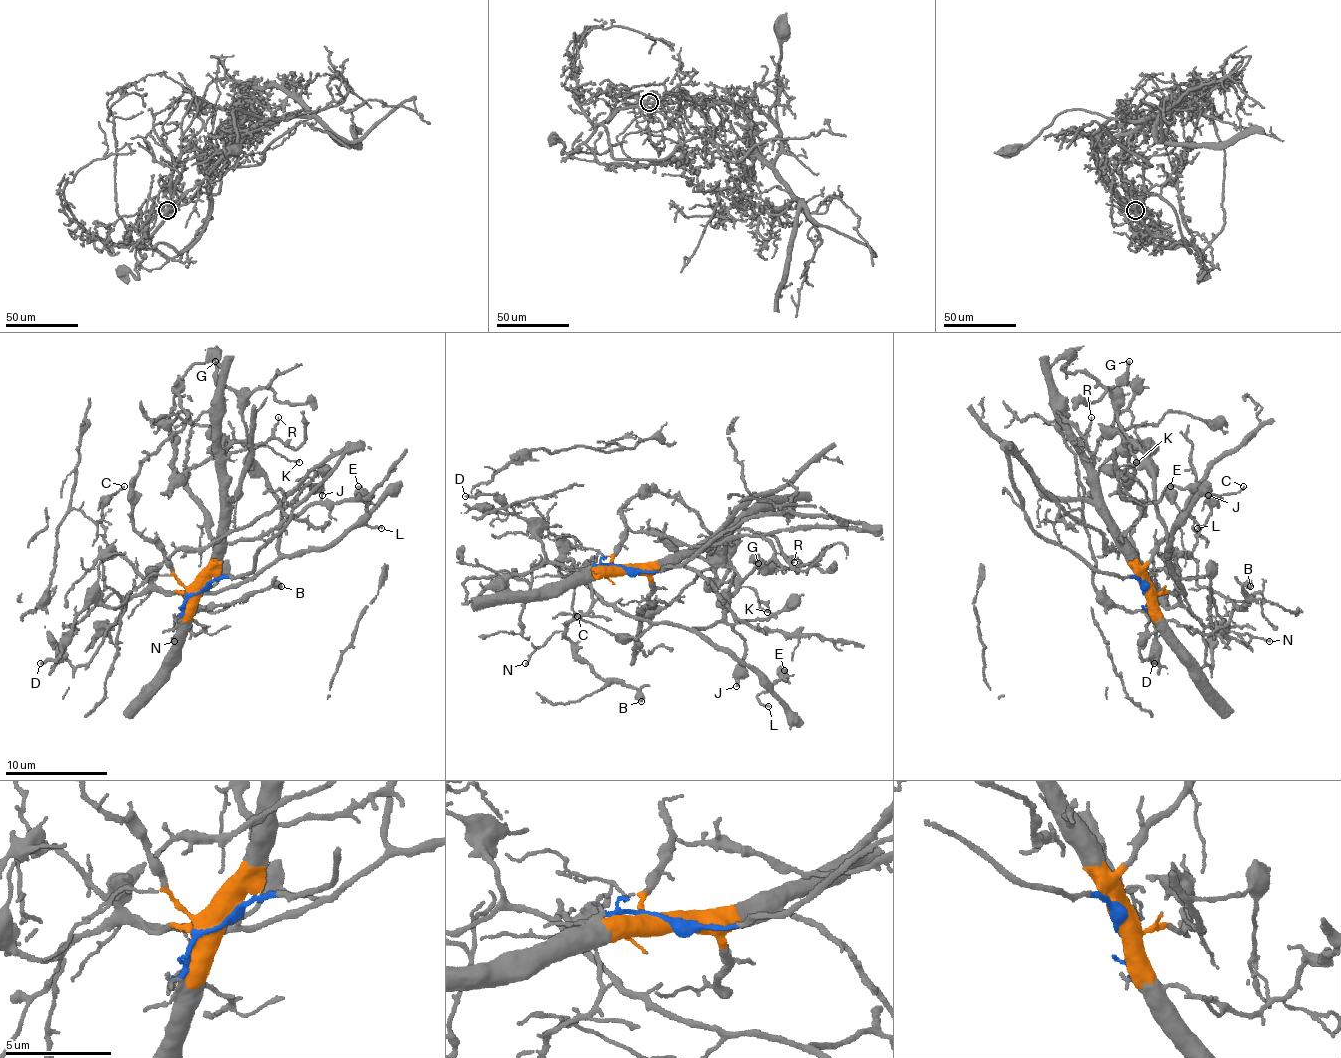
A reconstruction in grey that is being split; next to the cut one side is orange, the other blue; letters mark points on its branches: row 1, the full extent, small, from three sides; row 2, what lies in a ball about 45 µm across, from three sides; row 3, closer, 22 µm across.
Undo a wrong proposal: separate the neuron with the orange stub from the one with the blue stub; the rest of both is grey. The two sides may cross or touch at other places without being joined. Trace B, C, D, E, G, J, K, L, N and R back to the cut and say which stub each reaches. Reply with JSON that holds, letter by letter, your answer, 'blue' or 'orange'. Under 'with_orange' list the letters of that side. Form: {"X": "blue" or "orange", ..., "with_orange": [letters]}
{"B": "orange", "C": "orange", "D": "orange", "E": "orange", "G": "orange", "J": "orange", "K": "orange", "L": "orange", "N": "orange", "R": "orange", "with_orange": ["B", "C", "D", "E", "G", "J", "K", "L", "N", "R"]}

